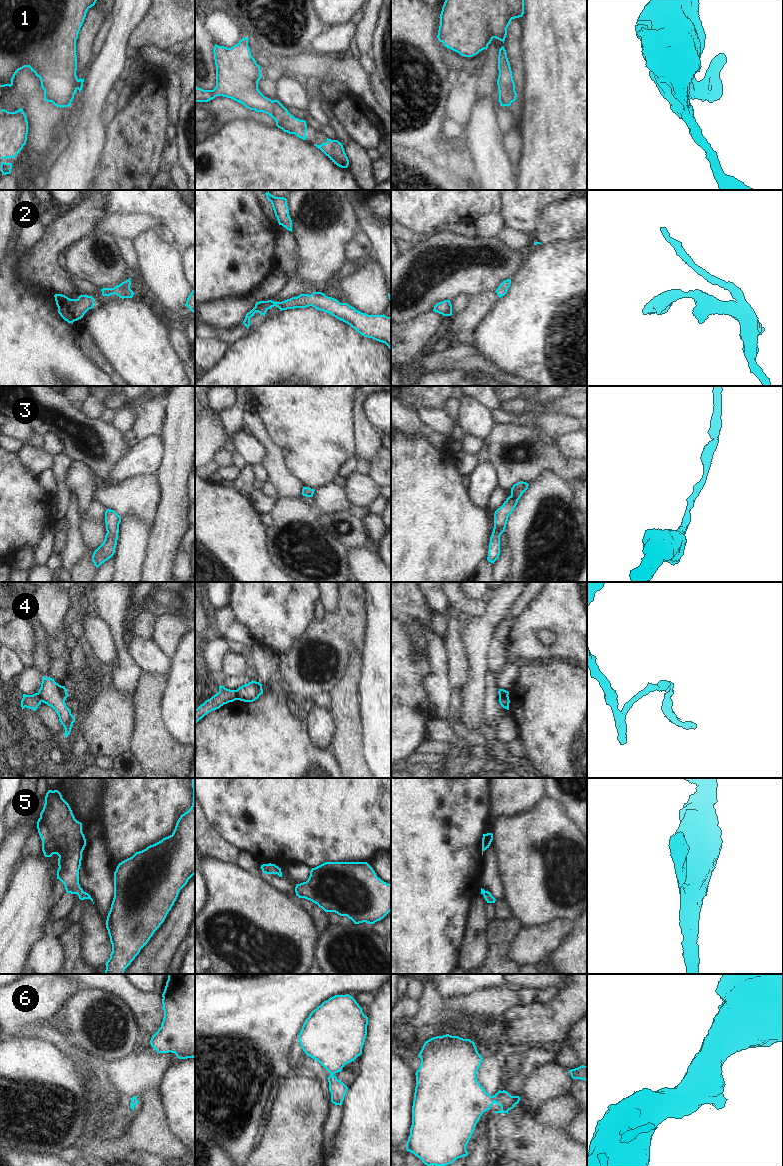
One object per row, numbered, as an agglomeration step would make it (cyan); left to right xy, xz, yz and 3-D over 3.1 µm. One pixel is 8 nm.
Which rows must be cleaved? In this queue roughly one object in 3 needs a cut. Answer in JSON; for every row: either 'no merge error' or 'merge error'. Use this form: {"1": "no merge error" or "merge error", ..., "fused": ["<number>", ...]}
{"1": "no merge error", "2": "no merge error", "3": "no merge error", "4": "merge error", "5": "no merge error", "6": "no merge error", "fused": ["4"]}

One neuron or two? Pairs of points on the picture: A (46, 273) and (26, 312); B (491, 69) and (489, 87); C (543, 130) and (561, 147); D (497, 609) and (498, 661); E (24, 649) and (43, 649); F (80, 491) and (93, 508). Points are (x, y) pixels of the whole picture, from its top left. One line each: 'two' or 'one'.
A: two
B: one
C: one
D: two
E: two
F: two

